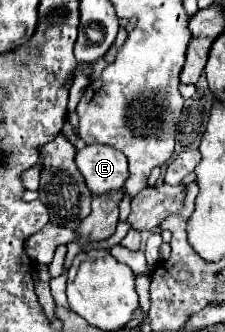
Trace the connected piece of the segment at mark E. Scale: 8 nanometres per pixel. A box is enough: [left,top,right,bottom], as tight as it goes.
[76,144,128,194]

